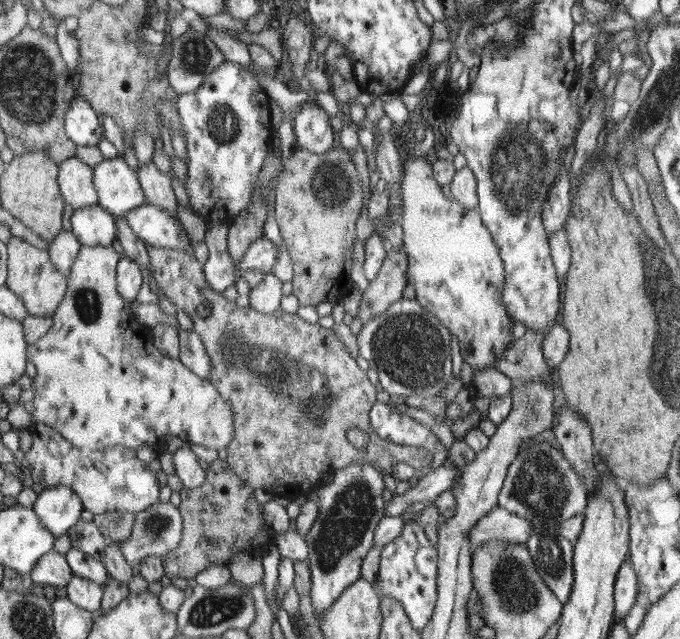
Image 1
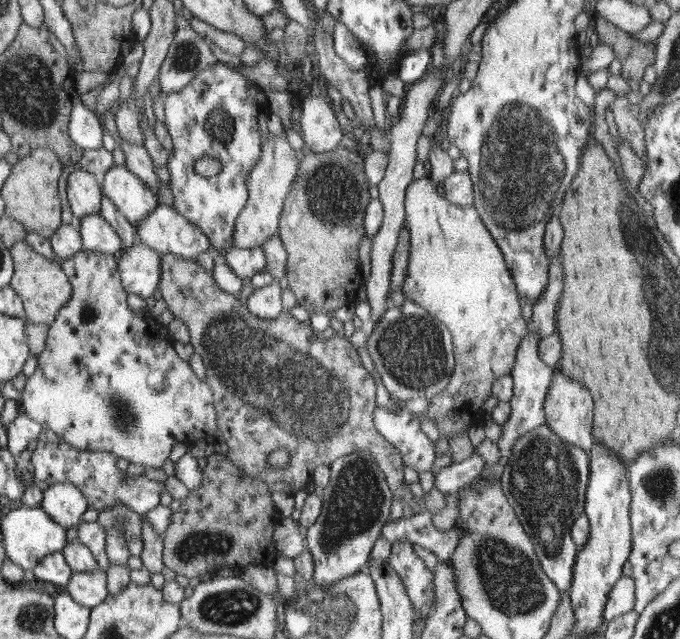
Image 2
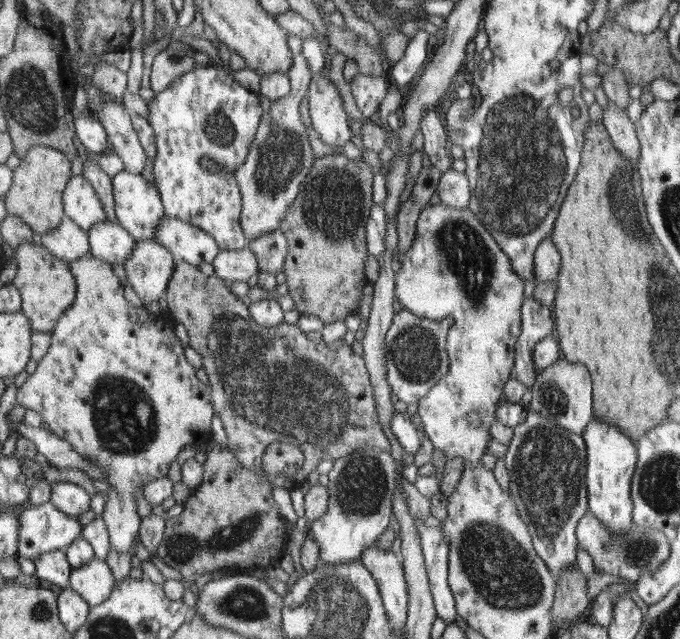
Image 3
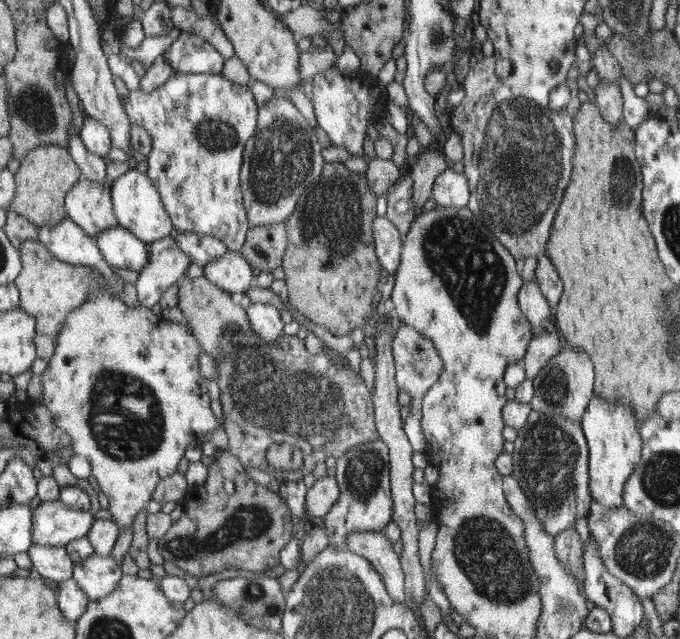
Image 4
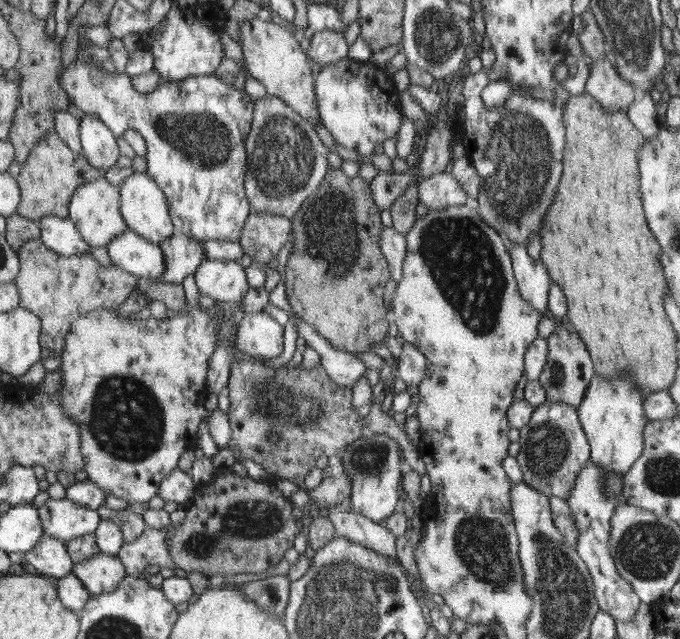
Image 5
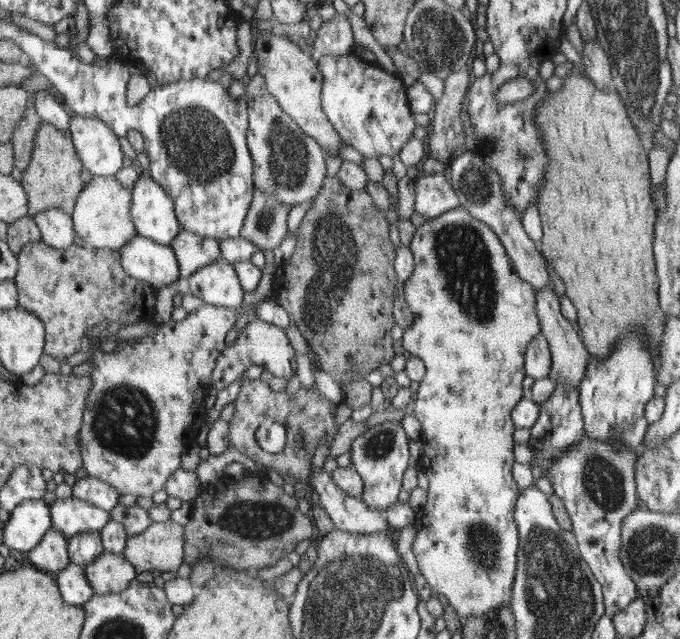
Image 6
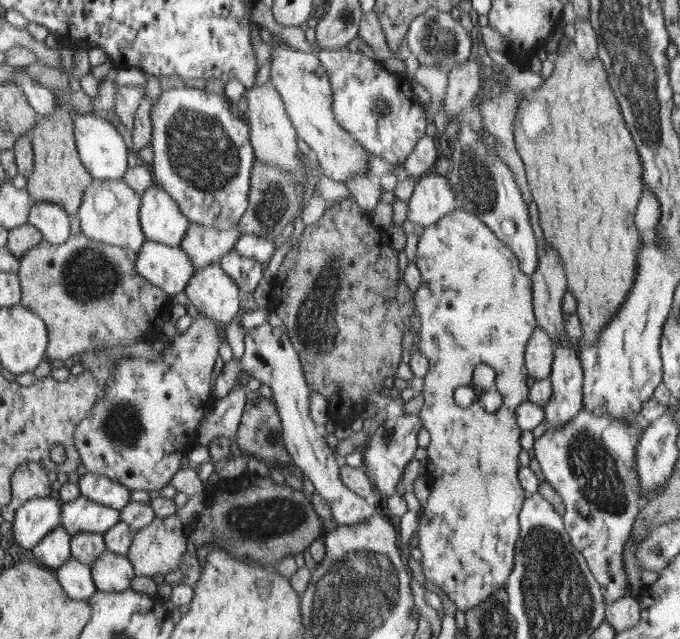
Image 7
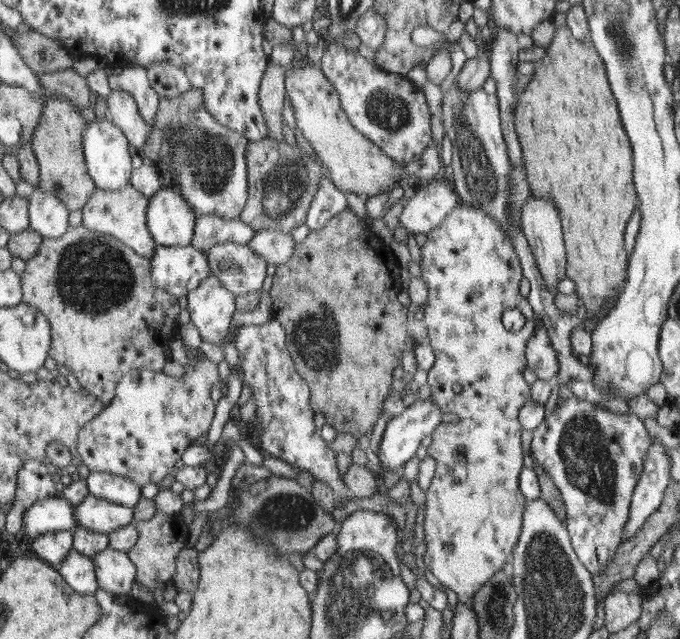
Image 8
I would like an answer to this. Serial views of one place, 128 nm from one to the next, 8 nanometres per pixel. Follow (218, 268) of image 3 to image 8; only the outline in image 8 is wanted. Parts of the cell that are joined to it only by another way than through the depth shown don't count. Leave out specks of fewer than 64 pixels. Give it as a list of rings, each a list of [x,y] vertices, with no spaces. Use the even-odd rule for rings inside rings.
[[[211,274],[187,295],[188,312],[190,312],[191,322],[196,325],[199,331],[201,340],[210,342],[210,344],[222,343],[226,334],[229,333],[229,328],[233,324],[232,316],[234,316],[234,296],[233,291],[222,286],[222,282]]]

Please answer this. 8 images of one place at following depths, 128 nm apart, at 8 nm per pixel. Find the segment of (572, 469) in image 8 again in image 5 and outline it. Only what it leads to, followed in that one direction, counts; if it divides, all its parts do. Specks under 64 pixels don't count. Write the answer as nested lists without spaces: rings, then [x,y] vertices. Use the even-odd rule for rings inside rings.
[[[593,459],[586,461],[586,465],[578,470],[578,477],[574,479],[568,497],[564,498],[574,516],[575,526],[579,531],[577,539],[577,554],[587,564],[594,581],[594,597],[599,605],[599,611],[610,614],[612,618],[628,621],[637,614],[641,601],[634,593],[633,586],[626,581],[616,569],[614,560],[610,556],[610,518],[614,516],[614,508],[625,504],[622,498],[623,476],[616,471],[602,469]]]

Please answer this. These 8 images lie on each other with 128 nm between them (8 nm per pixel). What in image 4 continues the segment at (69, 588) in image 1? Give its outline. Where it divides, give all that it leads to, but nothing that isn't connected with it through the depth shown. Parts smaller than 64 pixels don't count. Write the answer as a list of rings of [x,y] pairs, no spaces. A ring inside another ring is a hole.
[[[91,555],[73,564],[72,578],[89,597],[89,601],[106,598],[117,589],[122,574],[119,562],[111,556]]]

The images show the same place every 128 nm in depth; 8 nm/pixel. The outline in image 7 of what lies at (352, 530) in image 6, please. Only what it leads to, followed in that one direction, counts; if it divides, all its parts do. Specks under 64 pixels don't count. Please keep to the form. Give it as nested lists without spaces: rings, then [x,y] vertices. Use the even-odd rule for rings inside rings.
[[[265,323],[246,331],[244,344],[245,350],[241,358],[231,358],[229,362],[221,363],[222,371],[216,378],[216,388],[214,388],[217,399],[226,397],[243,373],[248,373],[252,378],[260,380],[261,384],[266,384],[274,394],[272,402],[276,404],[278,416],[282,420],[278,436],[292,458],[292,467],[302,471],[314,485],[317,493],[330,505],[334,525],[353,526],[354,523],[360,523],[379,512],[378,507],[370,506],[361,495],[354,493],[340,480],[336,456],[326,446],[324,436],[320,436],[320,432],[316,430],[316,424],[312,422],[308,414],[312,388],[308,388],[309,384],[306,384],[307,378],[304,367],[301,365],[300,355],[287,332]]]

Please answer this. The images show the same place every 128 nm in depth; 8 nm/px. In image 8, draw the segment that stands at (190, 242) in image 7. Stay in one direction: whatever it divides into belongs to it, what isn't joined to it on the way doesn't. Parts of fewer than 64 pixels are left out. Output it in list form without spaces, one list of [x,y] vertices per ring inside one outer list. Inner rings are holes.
[[[205,214],[198,217],[191,245],[206,253],[216,243],[247,244],[254,234],[255,228],[248,226],[240,217],[226,219],[216,214]]]

